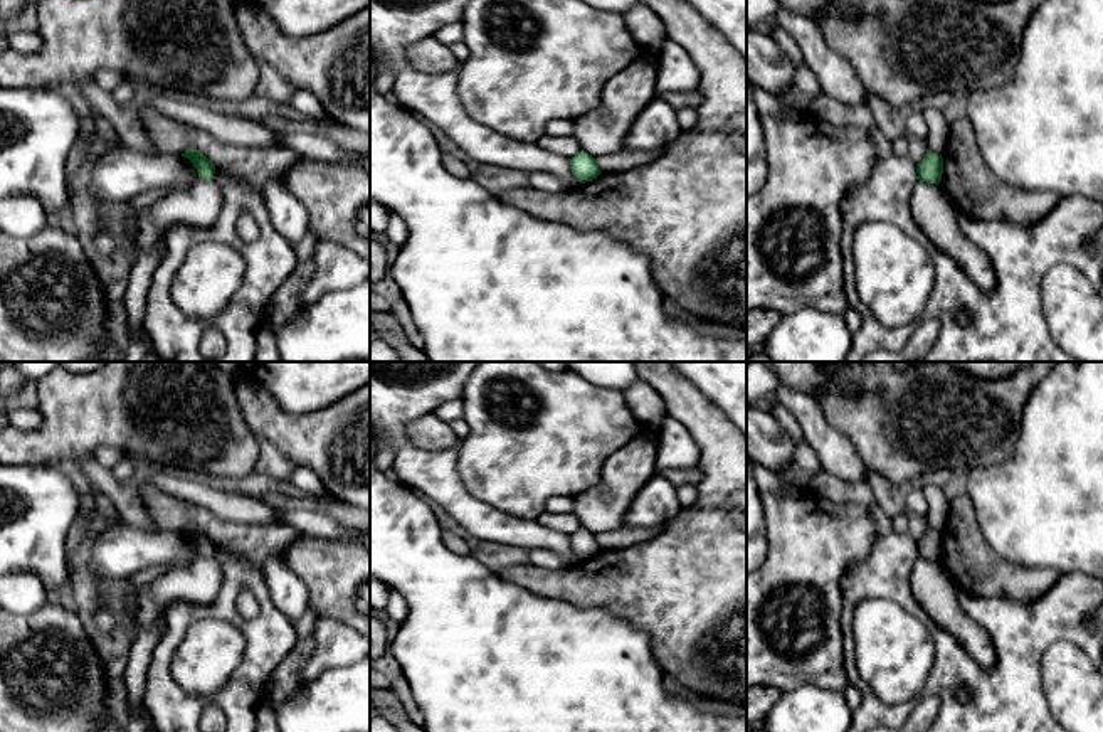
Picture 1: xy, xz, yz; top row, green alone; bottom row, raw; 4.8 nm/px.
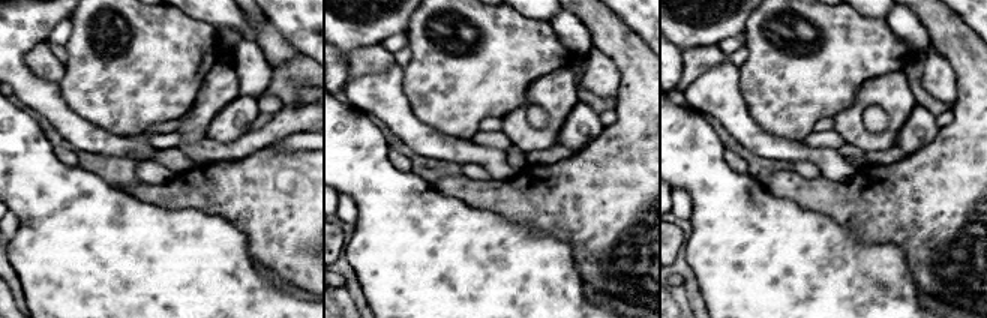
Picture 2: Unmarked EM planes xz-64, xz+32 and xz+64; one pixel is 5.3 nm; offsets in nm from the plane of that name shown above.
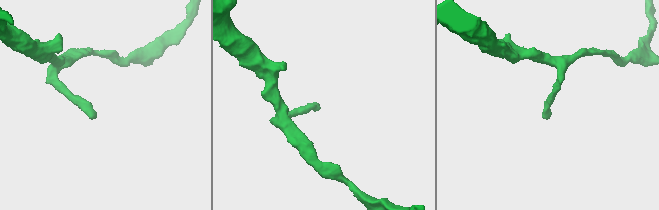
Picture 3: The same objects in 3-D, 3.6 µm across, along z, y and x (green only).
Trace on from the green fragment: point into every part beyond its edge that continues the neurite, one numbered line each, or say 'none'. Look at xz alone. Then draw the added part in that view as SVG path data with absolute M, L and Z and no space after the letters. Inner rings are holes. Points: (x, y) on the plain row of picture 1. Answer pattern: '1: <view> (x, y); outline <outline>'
none

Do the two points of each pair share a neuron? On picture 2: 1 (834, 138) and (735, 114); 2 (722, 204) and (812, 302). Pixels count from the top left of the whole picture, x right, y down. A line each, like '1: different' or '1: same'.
1: different
2: same

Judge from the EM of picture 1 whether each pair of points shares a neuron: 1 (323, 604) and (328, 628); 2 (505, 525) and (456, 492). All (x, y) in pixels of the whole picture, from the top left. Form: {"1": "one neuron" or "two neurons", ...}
{"1": "two neurons", "2": "one neuron"}

